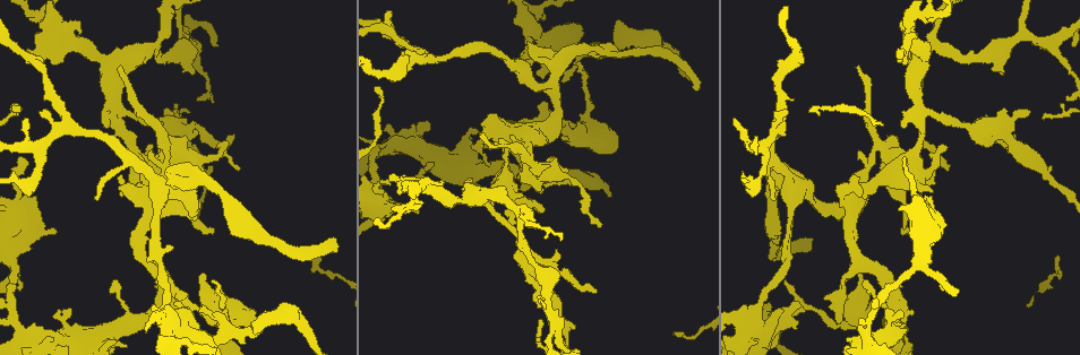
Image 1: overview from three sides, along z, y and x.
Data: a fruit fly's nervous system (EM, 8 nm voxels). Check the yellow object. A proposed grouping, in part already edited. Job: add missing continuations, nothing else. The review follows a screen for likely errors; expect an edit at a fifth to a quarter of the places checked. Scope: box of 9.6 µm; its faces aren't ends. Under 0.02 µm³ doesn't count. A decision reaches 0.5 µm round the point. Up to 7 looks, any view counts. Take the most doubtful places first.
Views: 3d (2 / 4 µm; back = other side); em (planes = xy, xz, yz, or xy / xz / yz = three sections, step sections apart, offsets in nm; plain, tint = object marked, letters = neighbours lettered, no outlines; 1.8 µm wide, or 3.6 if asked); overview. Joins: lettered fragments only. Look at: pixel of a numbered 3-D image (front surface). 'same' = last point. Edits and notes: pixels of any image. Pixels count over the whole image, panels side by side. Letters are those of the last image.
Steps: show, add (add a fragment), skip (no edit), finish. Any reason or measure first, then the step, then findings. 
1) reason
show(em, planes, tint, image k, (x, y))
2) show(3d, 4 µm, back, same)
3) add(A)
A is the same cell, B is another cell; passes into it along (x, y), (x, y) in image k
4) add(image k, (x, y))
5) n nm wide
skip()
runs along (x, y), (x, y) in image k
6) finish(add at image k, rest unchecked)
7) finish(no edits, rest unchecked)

thin end
show(em, planes, letters, image 1, (211, 230))

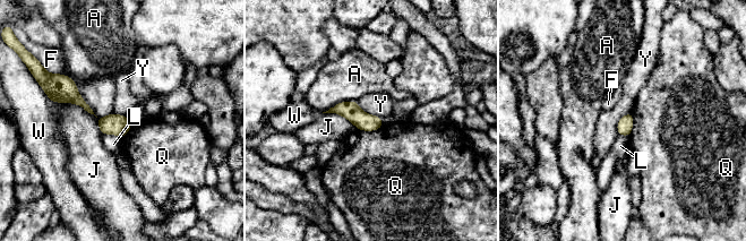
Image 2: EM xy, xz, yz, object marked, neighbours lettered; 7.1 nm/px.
110 nm wide
skip()
A, F, J, L, Q, W and Y are other cells; runs along (54, 99), (75, 97), (104, 123), (127, 127) in image 2; no lettered fragment goes on from it

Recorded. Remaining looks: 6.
end of a long branch
show(3d, 4 µm, image 1, (810, 237))

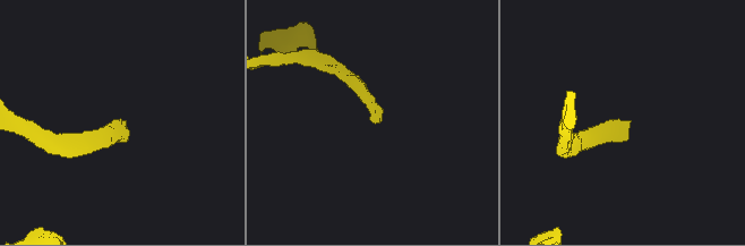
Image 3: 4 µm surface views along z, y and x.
need the tissue
show(em, planes, letters, image 3, (381, 119))

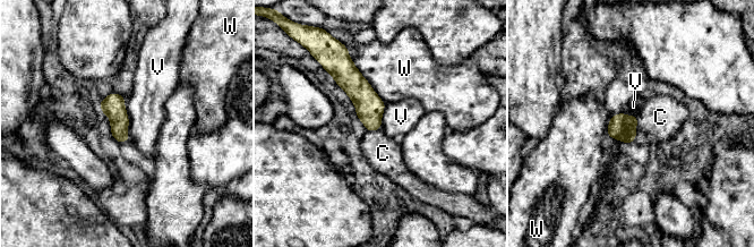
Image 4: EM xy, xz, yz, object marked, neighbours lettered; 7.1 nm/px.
add(C)
C is the same cell, V and W are other cells; passes into it along (622, 127), (635, 128), (660, 117) in image 4; it goes on there

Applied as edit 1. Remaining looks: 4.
redraw
show(overview)

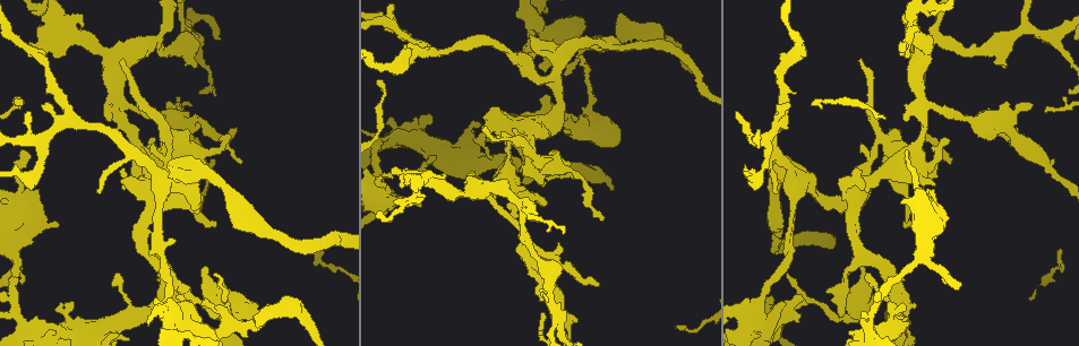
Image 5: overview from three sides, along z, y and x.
free end
show(em, planes, letters, image 5, (468, 174))

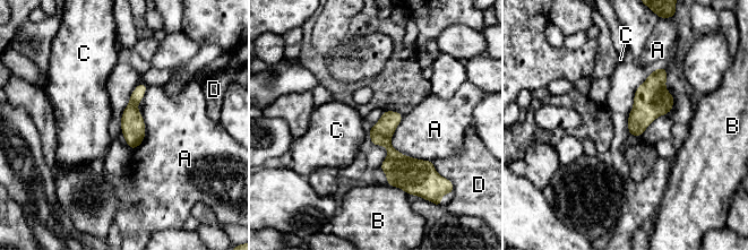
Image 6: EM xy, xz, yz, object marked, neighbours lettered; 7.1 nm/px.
skip()
A, B, C and D are other cells; no lettered fragment goes on from it

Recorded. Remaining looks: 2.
finish(add at image 4, rest unchecked)

